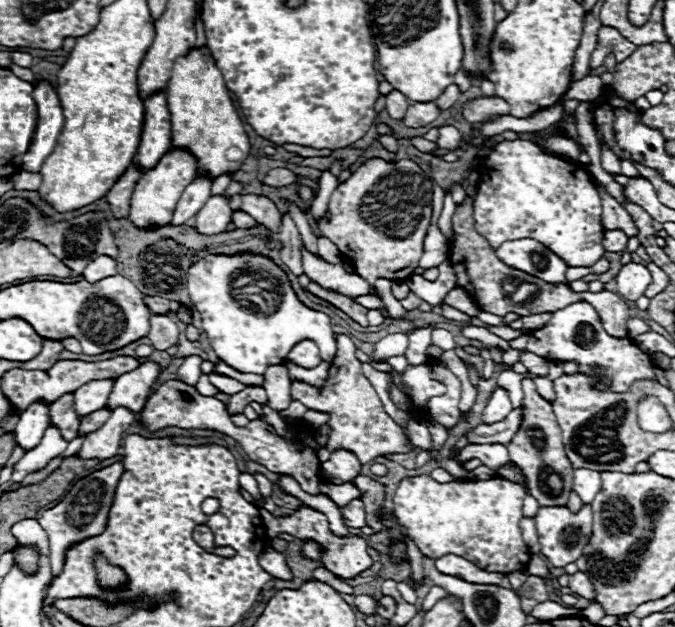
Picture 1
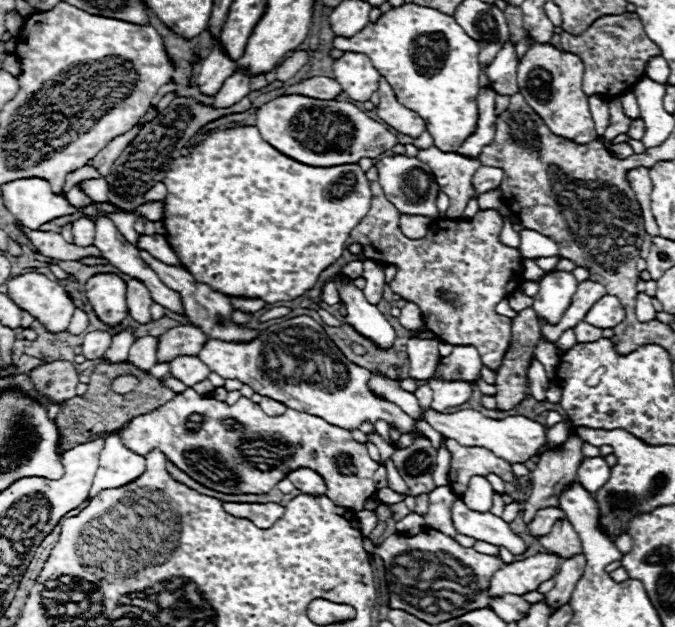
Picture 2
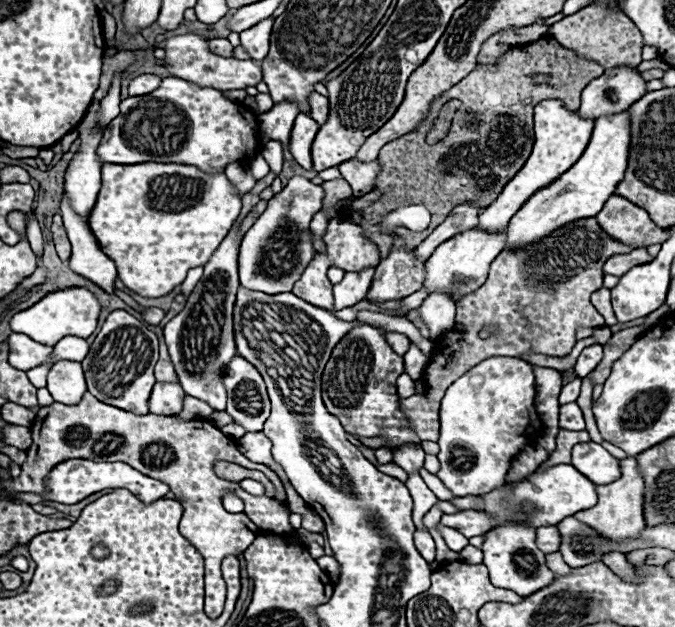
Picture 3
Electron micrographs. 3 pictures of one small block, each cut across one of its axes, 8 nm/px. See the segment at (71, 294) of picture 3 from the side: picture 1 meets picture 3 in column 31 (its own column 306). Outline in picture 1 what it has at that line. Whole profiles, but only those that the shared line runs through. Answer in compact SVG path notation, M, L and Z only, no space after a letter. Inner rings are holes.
M242 254L242 256L206 256L202 262L194 264L190 268L188 280L186 280L190 298L196 306L196 310L202 316L202 330L208 334L210 346L216 352L218 358L222 358L228 366L236 368L238 372L246 372L246 374L264 374L268 366L272 364L282 364L286 360L286 354L290 352L290 348L304 340L310 338L318 344L322 360L330 362L334 358L336 352L336 342L332 338L332 328L330 328L330 318L324 312L318 310L310 310L306 308L294 294L294 290L290 288L290 282L286 278L286 274L272 264L270 260L264 260L260 256L252 256L252 254ZM242 278L242 306L238 306L238 300L234 298L234 282Z

